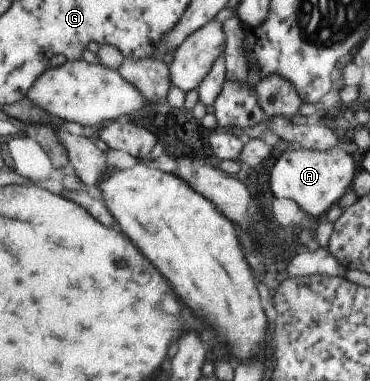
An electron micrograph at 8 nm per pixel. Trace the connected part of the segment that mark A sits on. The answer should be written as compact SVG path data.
M341 145L332 149L291 147L280 153L270 169L268 187L274 198L294 201L304 213L320 219L350 187L354 178L354 160Z

